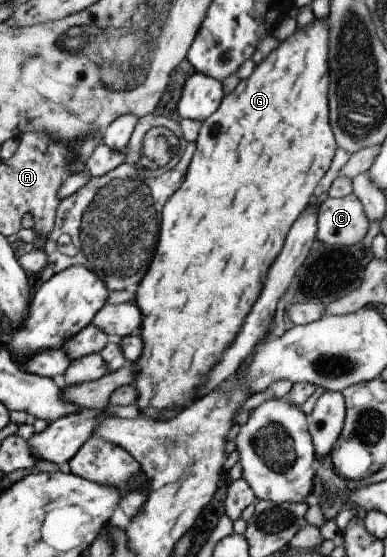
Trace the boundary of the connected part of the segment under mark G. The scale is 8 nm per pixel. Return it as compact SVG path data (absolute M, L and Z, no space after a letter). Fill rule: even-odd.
M327 17L313 19L307 27L295 29L261 63L255 64L247 79L241 79L233 91L225 93L217 110L201 122L197 138L194 141L195 155L191 157L191 161L187 165L187 173L183 175L179 189L162 206L161 233L157 237L157 249L153 253L153 258L144 277L141 277L141 281L135 289L134 305L141 313L141 325L139 325L137 334L139 339L143 341L143 351L141 351L138 361L133 362L137 379L133 379L133 383L130 385L133 385L133 389L137 391L137 401L134 404L139 409L140 417L153 420L171 419L181 409L186 408L194 401L193 395L195 395L197 385L209 373L209 369L217 363L217 359L221 359L221 353L229 347L229 343L233 341L233 337L241 329L243 317L249 313L255 299L259 297L263 281L265 281L265 273L267 273L269 265L273 263L273 259L277 257L287 229L297 219L297 215L311 203L310 198L314 194L315 186L329 169L337 145L333 133L329 129L329 123L327 123L327 87L329 87L329 79L327 79L329 47L327 43L329 43Z

